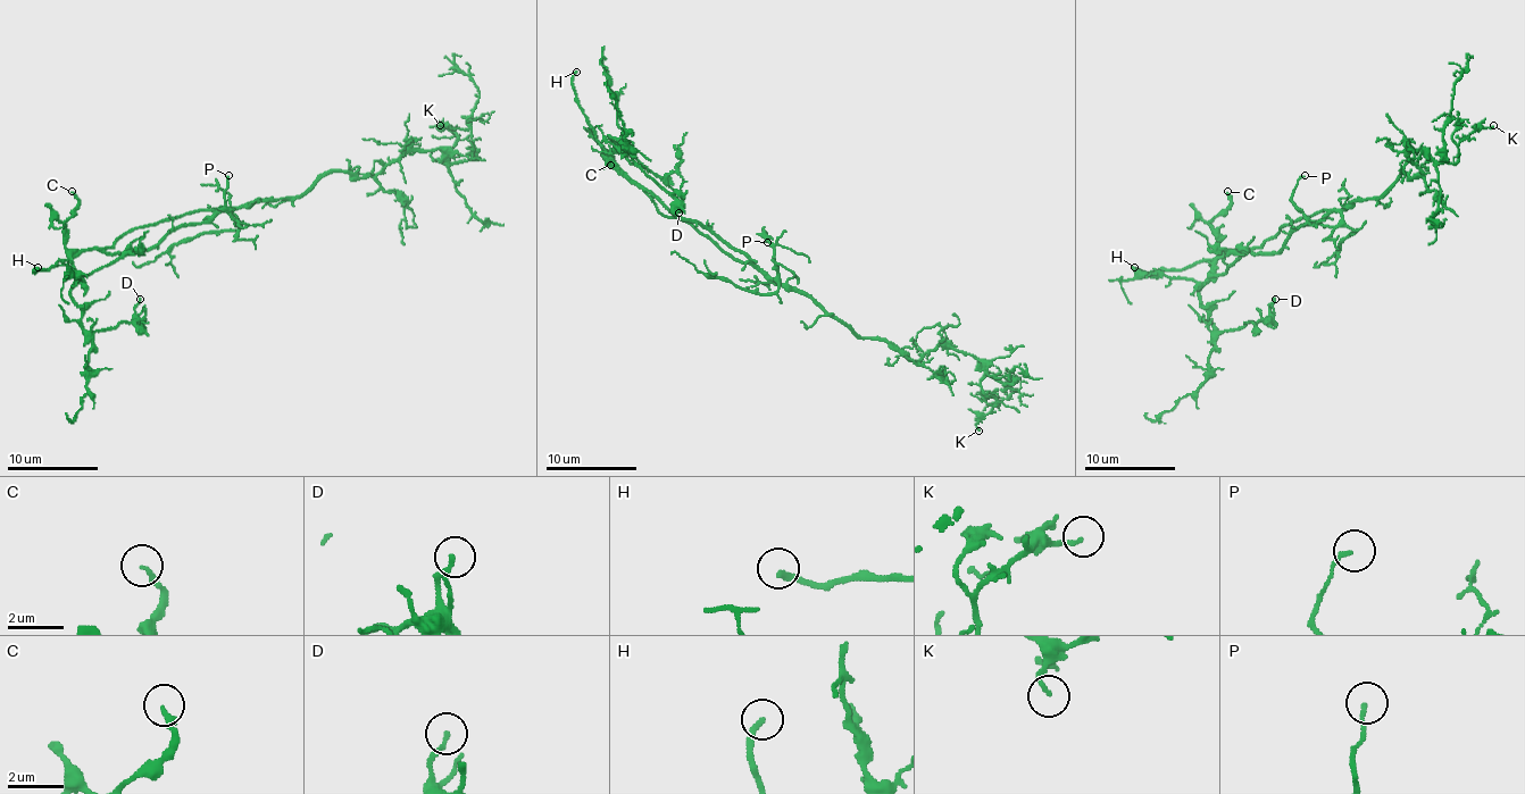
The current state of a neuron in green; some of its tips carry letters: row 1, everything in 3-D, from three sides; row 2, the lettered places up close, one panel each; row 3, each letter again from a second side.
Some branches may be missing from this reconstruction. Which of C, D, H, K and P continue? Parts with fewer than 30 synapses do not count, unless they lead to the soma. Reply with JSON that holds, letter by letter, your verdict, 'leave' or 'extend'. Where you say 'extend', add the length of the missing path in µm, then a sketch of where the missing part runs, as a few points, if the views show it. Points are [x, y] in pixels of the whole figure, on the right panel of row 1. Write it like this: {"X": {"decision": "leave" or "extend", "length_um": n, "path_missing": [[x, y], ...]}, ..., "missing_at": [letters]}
{"C": {"decision": "leave"}, "D": {"decision": "leave"}, "H": {"decision": "extend", "length_um": 25}, "K": {"decision": "leave"}, "P": {"decision": "leave"}, "missing_at": ["H"]}

